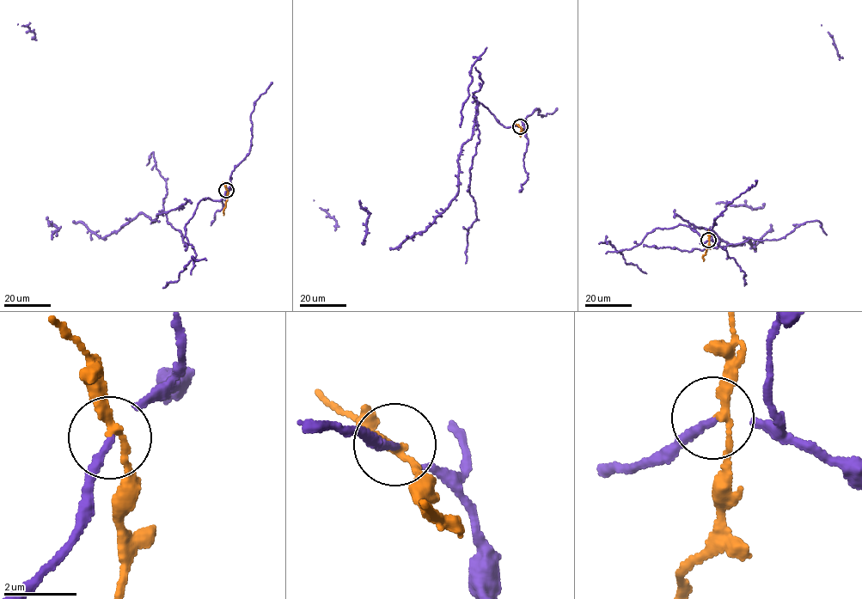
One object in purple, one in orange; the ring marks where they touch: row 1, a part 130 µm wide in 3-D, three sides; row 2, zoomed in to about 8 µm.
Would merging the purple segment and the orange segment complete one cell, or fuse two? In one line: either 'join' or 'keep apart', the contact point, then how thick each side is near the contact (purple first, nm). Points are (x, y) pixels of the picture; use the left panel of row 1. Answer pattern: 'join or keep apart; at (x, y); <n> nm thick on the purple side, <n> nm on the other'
keep apart; at (226, 190); 140 nm thick on the purple side, 190 nm on the other

